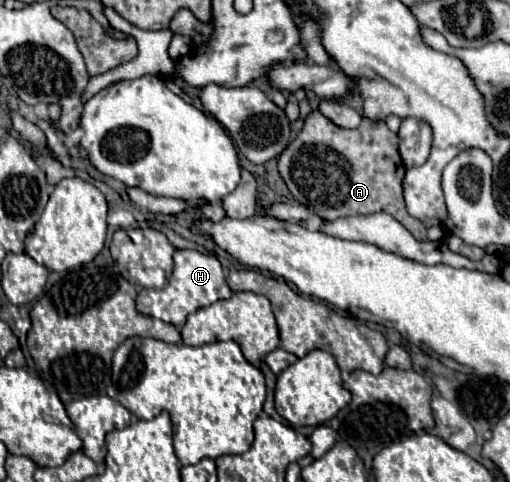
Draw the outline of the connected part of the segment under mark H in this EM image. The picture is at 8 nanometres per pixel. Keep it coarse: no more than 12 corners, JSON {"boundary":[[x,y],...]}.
{"boundary":[[173,253],[161,291],[139,289],[137,311],[183,327],[189,313],[229,299],[221,263]]}

